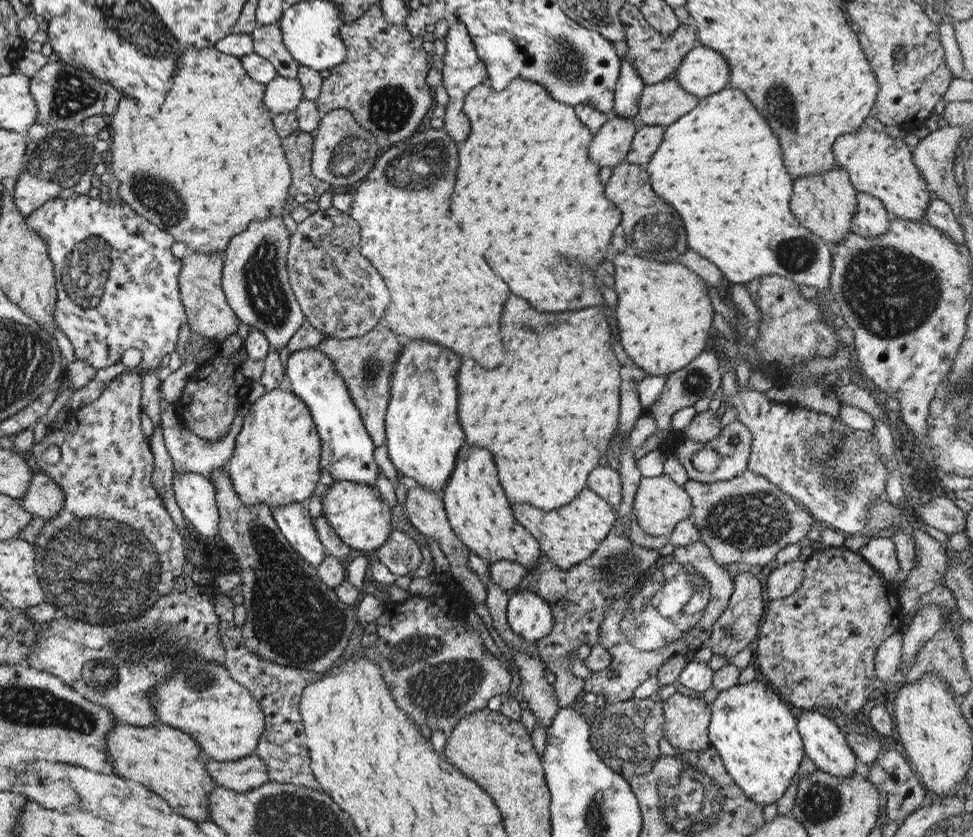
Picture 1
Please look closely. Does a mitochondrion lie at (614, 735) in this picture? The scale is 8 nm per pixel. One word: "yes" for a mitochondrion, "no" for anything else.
yes

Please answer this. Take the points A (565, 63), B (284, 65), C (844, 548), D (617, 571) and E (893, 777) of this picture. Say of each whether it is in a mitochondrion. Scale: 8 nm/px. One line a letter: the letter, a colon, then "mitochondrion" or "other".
A: mitochondrion
B: other
C: other
D: mitochondrion
E: other

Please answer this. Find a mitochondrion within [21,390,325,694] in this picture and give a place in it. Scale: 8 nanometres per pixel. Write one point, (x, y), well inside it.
(101, 568)

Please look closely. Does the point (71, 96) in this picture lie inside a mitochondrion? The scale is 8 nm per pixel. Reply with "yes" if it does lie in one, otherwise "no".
yes

